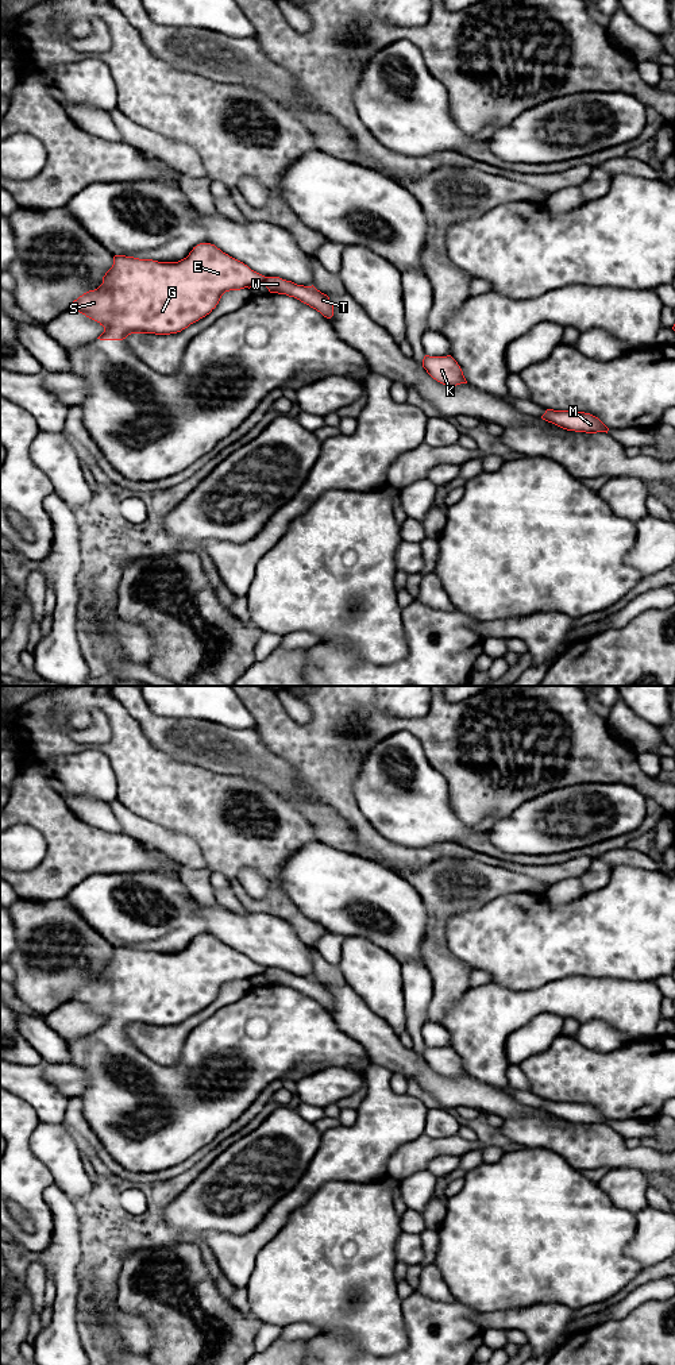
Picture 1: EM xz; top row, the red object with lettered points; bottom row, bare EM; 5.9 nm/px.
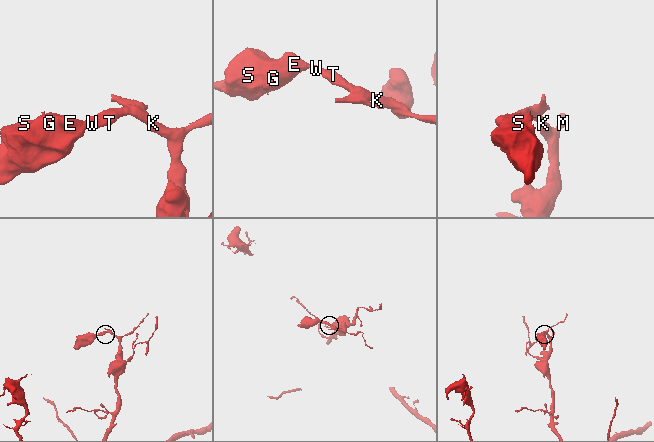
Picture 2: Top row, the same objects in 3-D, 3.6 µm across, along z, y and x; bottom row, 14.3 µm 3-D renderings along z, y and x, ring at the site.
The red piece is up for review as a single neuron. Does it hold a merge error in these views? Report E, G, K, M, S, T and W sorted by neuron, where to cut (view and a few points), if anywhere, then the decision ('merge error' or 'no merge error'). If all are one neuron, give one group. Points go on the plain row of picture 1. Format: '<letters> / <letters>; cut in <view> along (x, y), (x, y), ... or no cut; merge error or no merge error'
E G S / K M T W; cut in xz along (266, 968), (262, 974); merge error

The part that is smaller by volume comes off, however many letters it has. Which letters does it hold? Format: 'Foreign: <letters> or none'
Foreign: E, G, S

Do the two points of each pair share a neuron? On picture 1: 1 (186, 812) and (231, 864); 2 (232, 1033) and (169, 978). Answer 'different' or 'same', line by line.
1: same
2: same

